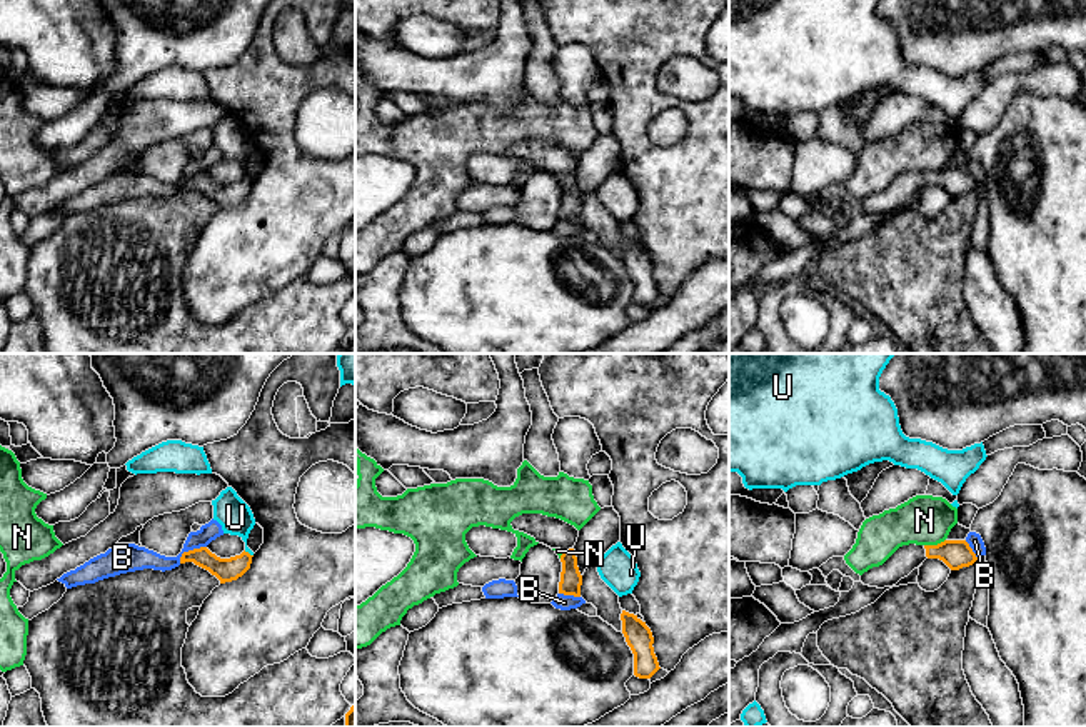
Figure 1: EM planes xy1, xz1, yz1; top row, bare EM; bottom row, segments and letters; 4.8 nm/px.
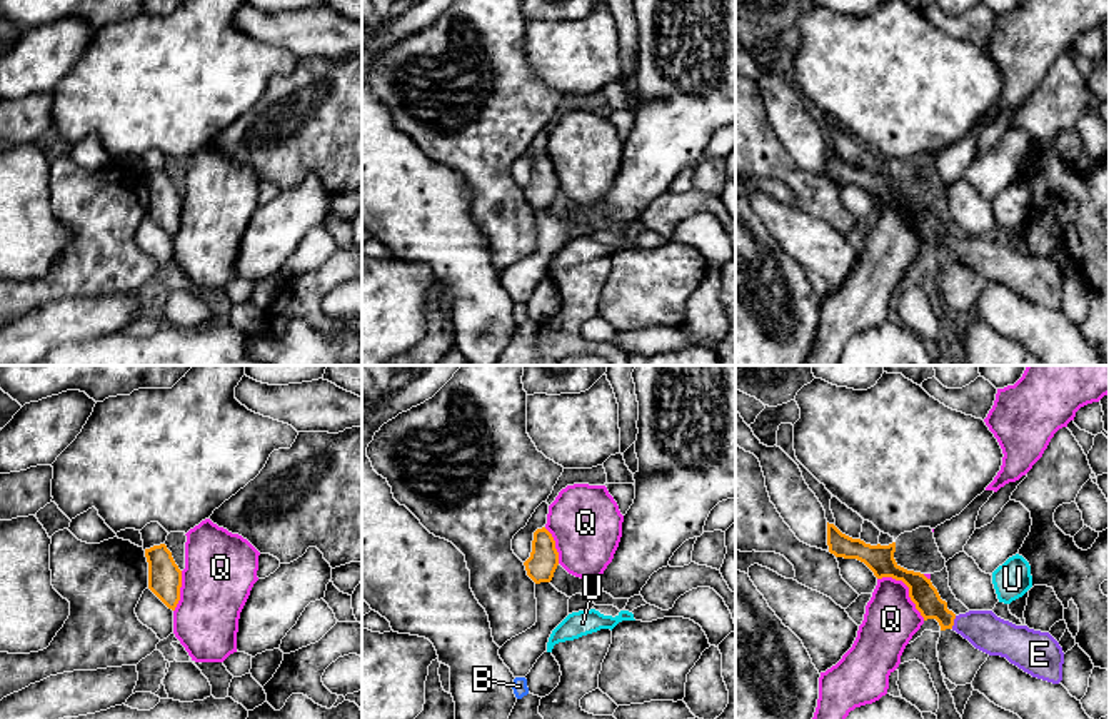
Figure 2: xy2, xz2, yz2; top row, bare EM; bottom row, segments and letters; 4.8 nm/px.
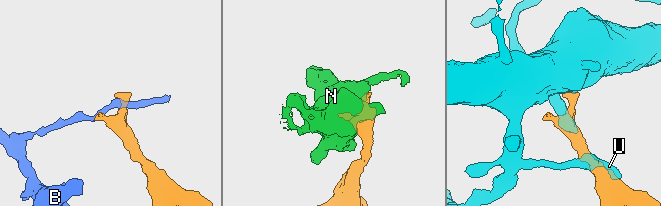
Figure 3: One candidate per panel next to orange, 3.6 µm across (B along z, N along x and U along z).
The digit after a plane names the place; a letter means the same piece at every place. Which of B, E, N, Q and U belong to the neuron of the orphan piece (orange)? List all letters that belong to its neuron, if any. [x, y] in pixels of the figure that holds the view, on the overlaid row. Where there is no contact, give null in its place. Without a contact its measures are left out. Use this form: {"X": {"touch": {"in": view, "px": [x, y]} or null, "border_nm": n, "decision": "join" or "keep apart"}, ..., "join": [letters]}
{"B": {"touch": {"in": "xy1", "px": [189, 551]}, "border_nm": 160, "decision": "keep apart"}, "E": {"touch": {"in": "yz2", "px": [953, 623]}, "border_nm": 70, "decision": "join"}, "N": {"touch": {"in": "yz1", "px": [935, 546]}, "border_nm": 110, "decision": "keep apart"}, "Q": {"touch": {"in": "yz2", "px": [909, 589]}, "border_nm": 300, "decision": "keep apart"}, "U": {"touch": {"in": "xy1", "px": [247, 552]}, "border_nm": 50, "decision": "keep apart"}, "join": ["E"]}

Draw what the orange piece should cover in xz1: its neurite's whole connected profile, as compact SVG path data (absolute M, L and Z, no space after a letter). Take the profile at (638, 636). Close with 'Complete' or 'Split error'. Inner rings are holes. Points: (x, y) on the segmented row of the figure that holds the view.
M622 610L622 634L634 654L634 675L651 679L661 667L654 654L651 629L637 615Z. Complete

